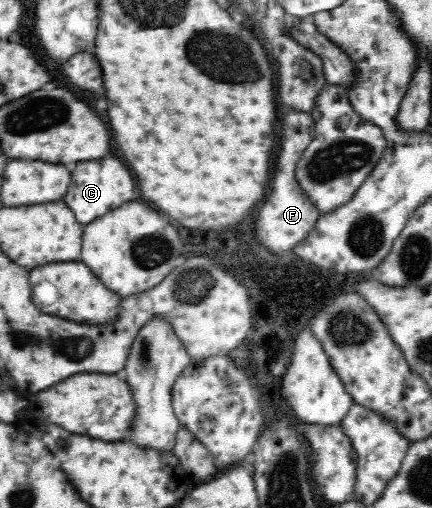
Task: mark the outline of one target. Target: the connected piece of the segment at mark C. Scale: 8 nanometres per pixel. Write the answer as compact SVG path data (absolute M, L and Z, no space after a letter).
M105 157L101 161L81 161L73 171L73 181L69 187L69 193L65 195L65 201L69 201L69 207L75 211L77 221L91 223L97 217L107 215L111 209L121 207L125 201L139 199L141 191L137 187L137 181L133 173L113 157Z

